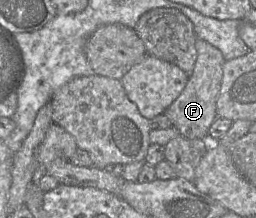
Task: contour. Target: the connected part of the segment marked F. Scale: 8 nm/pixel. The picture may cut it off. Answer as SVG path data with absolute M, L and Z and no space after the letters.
M196 39L196 50L197 59L186 86L163 114L170 119L181 136L187 139L207 139L209 128L217 118L217 98L225 59L219 49L202 39Z

